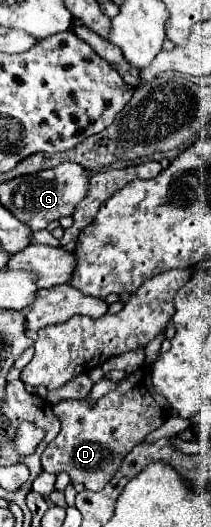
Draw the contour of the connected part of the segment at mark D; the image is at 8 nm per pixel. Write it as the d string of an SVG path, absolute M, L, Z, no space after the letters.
M145 364L129 378L121 380L117 390L101 396L93 406L85 400L61 400L53 404L55 414L63 422L59 436L43 450L43 472L69 474L71 482L83 484L87 490L99 492L121 466L123 458L153 430L169 418L169 402L153 390L151 366Z

